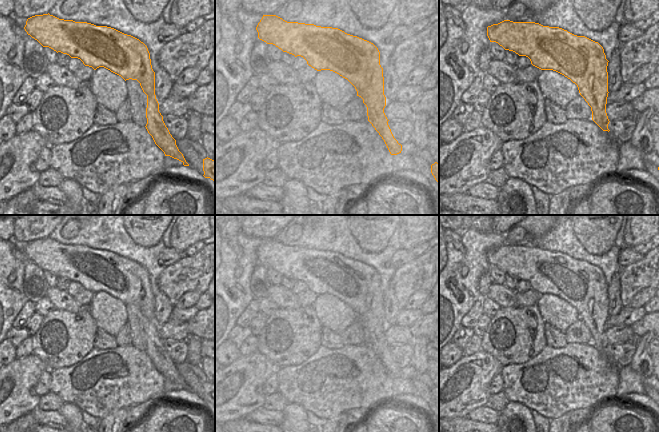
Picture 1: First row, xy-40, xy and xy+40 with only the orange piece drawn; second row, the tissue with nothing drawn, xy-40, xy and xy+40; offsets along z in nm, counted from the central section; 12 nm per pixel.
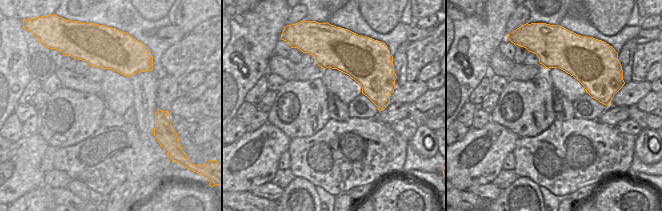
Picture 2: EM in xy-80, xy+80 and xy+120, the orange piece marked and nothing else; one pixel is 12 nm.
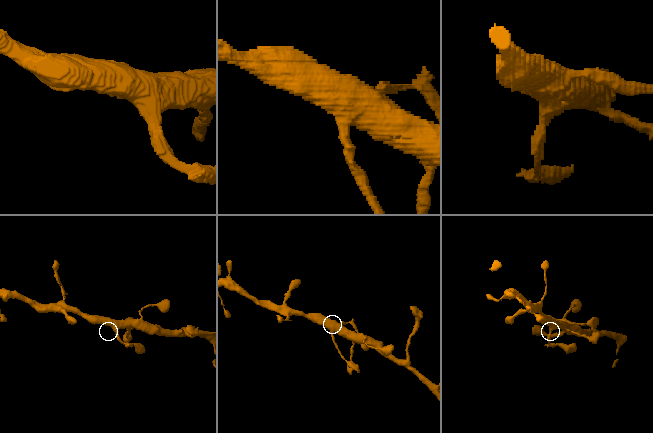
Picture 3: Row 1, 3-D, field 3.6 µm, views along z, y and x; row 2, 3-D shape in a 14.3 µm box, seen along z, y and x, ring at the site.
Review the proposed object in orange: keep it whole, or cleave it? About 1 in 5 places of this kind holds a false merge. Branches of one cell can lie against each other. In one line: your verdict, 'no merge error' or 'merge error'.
no merge error

